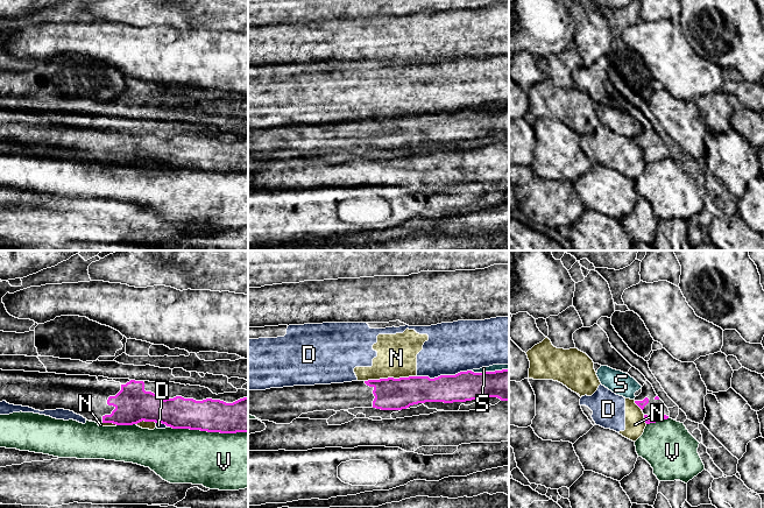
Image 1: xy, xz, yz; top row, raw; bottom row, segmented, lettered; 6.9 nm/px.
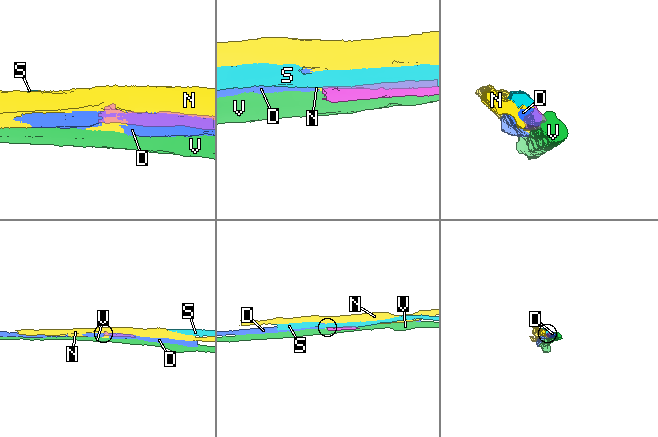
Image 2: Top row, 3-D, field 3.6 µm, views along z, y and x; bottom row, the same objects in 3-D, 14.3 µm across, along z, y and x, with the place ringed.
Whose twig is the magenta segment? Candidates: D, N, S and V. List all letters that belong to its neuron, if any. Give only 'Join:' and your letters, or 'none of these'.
Join: none of these

